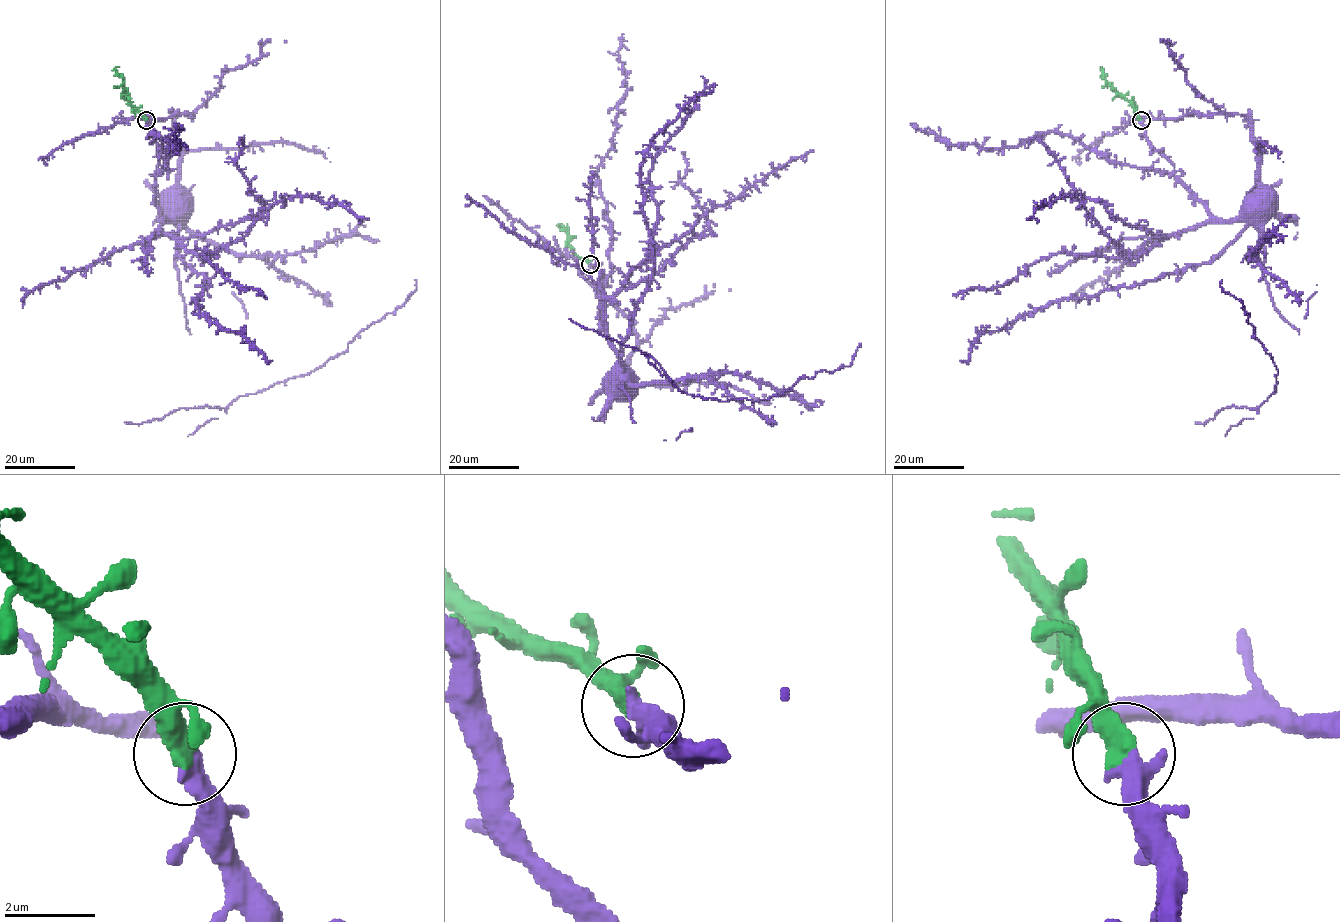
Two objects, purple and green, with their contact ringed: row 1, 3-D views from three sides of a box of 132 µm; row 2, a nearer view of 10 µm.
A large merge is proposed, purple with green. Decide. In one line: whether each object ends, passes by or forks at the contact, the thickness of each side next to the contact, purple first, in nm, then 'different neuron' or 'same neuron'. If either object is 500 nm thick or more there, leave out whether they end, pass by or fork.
460 nm thick on the purple side, 500 nm on the other; same neuron

